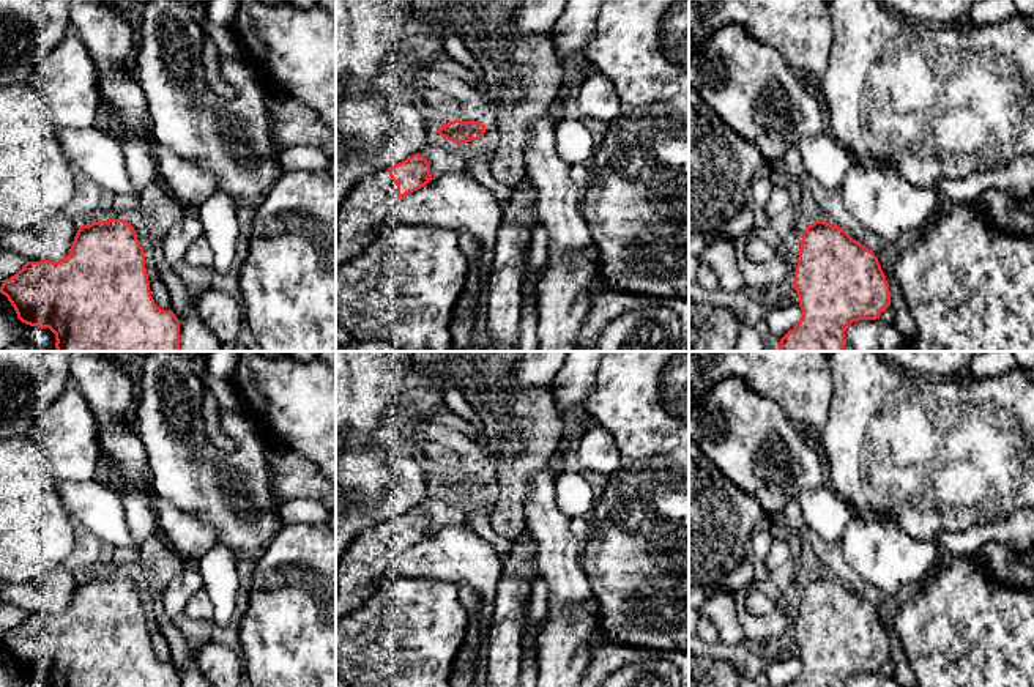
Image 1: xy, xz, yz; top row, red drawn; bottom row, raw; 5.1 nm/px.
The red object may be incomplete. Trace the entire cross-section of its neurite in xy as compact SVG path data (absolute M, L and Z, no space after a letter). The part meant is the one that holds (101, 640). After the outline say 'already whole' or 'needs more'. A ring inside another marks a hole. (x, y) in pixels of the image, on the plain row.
M125 572L80 578L65 611L27 615L2 637L0 646L8 651L22 676L49 681L54 687L180 687L177 668L158 660L151 649L143 600Z; already whole

